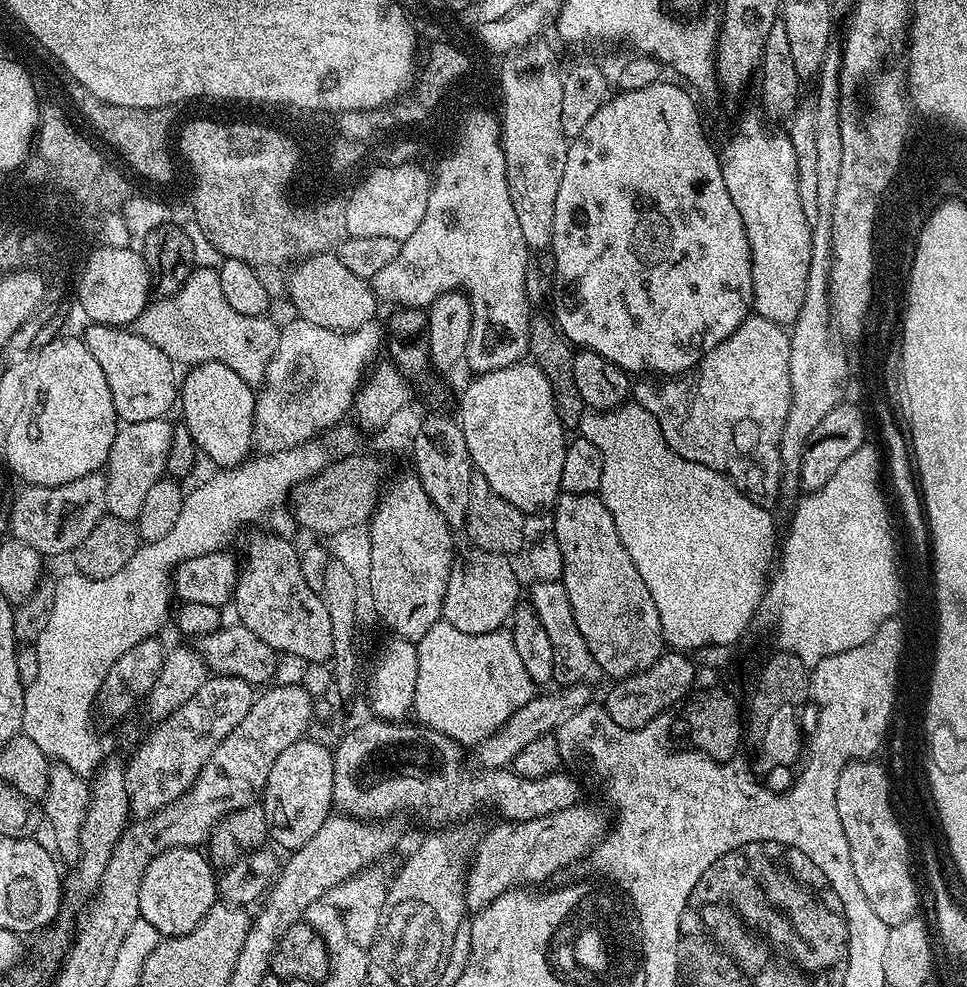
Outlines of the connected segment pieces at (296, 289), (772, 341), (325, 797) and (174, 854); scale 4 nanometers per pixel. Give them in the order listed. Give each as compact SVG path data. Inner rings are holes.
M323 254L305 256L296 265L288 280L288 296L296 307L295 315L314 326L351 330L369 323L376 312L378 297L369 281L350 274L342 266L339 255Z
M749 314L744 321L714 350L707 352L700 361L700 392L704 400L740 400L744 408L744 420L752 416L756 424L764 420L764 428L756 432L756 440L768 440L768 436L780 436L780 427L784 424L786 410L790 402L790 342L789 333L783 327L766 318Z
M299 740L278 754L270 766L268 781L262 791L262 807L271 843L281 844L285 850L295 850L318 834L322 822L326 822L334 812L333 778L334 752L328 744Z
M179 846L167 848L153 856L146 866L140 879L138 890L138 906L140 920L150 927L157 928L161 937L181 936L198 924L218 902L218 876L214 871L207 855L196 846Z

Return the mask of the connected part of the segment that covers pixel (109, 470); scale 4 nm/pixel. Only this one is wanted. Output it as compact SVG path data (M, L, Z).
M164 418L150 422L134 422L124 424L117 431L106 465L107 515L117 516L118 519L129 522L138 518L150 486L154 486L154 482L158 482L165 475L164 467L174 431L173 425L168 425L168 422Z

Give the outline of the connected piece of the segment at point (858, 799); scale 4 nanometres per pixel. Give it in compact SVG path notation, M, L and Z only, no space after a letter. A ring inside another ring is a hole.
M859 759L847 763L838 774L836 792L838 822L846 834L846 846L854 866L854 878L870 902L870 910L886 925L901 924L913 919L918 909L913 905L912 881L908 878L904 859L904 840L893 824L885 796L885 780L880 768L864 764Z

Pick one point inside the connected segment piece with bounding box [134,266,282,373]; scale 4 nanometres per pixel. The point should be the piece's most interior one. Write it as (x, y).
(196, 325)

